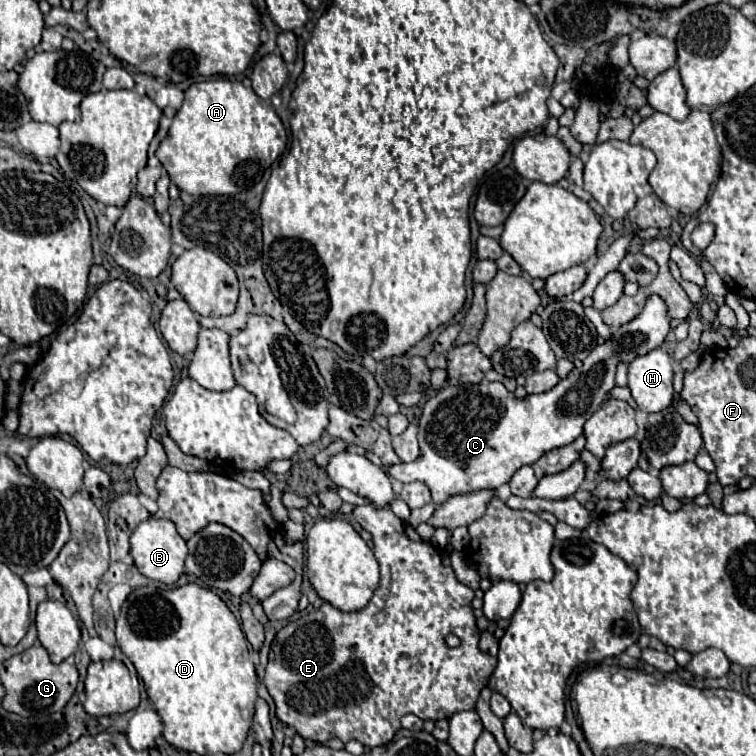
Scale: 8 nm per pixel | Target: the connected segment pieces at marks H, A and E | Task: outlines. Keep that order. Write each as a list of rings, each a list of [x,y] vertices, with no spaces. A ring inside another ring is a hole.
[[[653,349],[629,363],[629,391],[637,407],[645,413],[657,413],[671,405],[673,399],[673,367],[665,349]]]
[[[209,79],[193,83],[185,91],[183,107],[173,117],[169,135],[157,149],[157,159],[167,169],[171,181],[189,195],[237,195],[261,181],[265,169],[285,151],[287,131],[269,101],[255,95],[241,81]]]
[[[357,505],[353,517],[373,535],[375,557],[381,567],[381,581],[369,605],[345,613],[323,603],[319,609],[289,621],[271,643],[263,683],[275,701],[277,719],[293,727],[303,739],[317,743],[325,743],[331,737],[337,737],[343,743],[357,739],[367,747],[379,747],[393,739],[399,731],[401,717],[407,713],[413,713],[423,721],[439,721],[449,719],[459,711],[473,709],[497,659],[479,649],[479,629],[475,625],[473,609],[469,607],[475,593],[455,579],[451,567],[441,563],[437,549],[429,543],[403,537],[403,521],[395,517],[391,509],[377,511],[371,505]],[[449,633],[461,639],[459,647],[453,649],[445,643]]]

